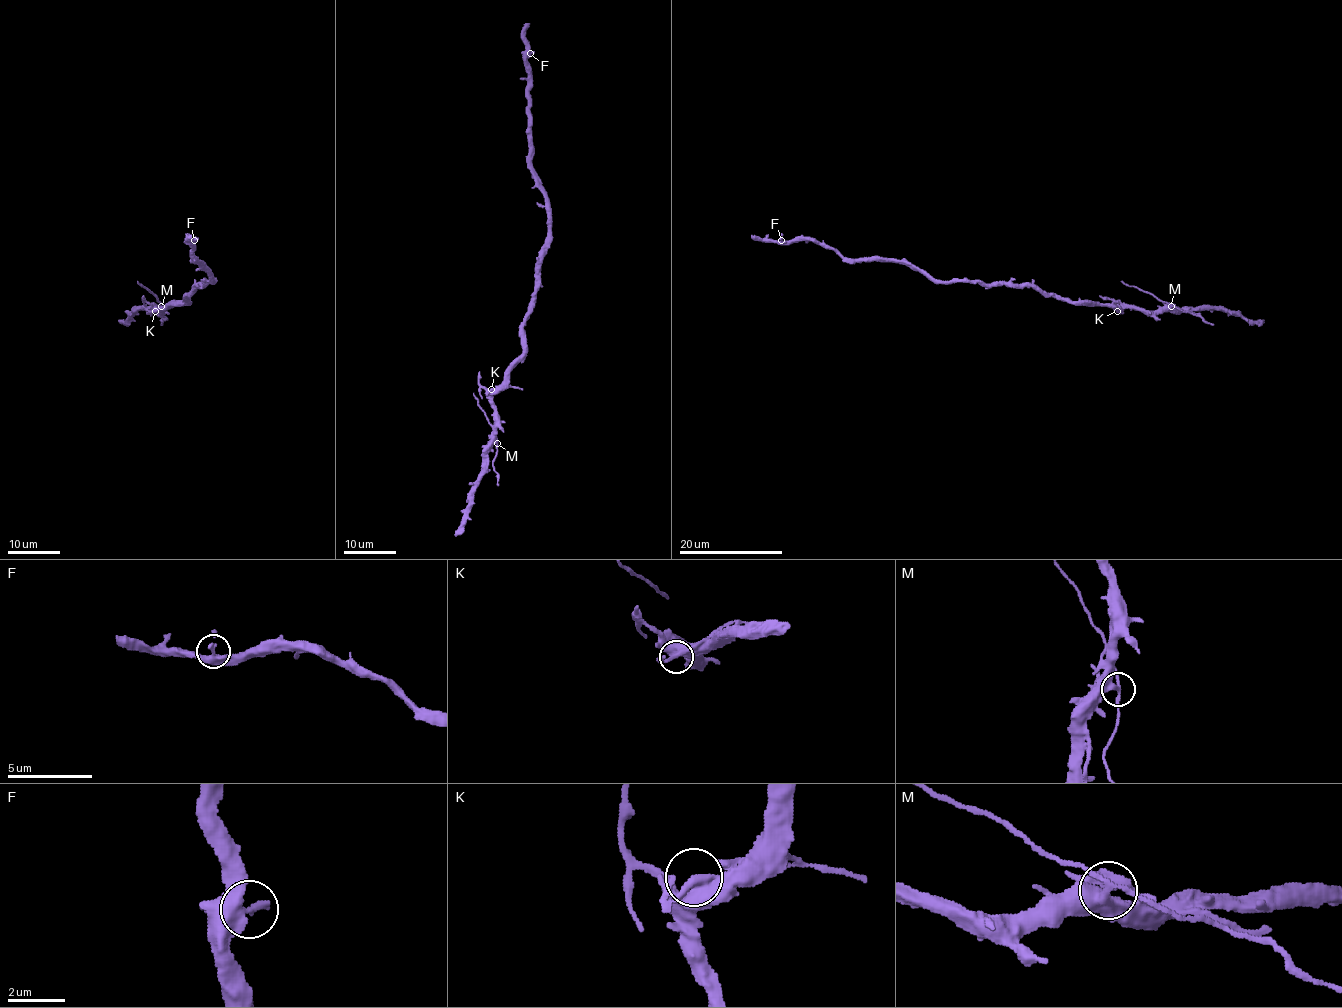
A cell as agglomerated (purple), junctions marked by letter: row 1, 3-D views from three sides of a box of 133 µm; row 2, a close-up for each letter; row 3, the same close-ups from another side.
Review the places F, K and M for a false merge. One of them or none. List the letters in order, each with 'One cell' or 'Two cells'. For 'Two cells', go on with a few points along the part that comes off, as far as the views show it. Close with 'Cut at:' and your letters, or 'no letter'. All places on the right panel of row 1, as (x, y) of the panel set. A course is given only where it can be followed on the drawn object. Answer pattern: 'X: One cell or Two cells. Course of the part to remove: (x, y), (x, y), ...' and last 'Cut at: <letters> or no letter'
F: One cell
K: One cell
M: Two cells. Course of the part to remove: (1171, 306), (1121, 281)
Cut at: M

